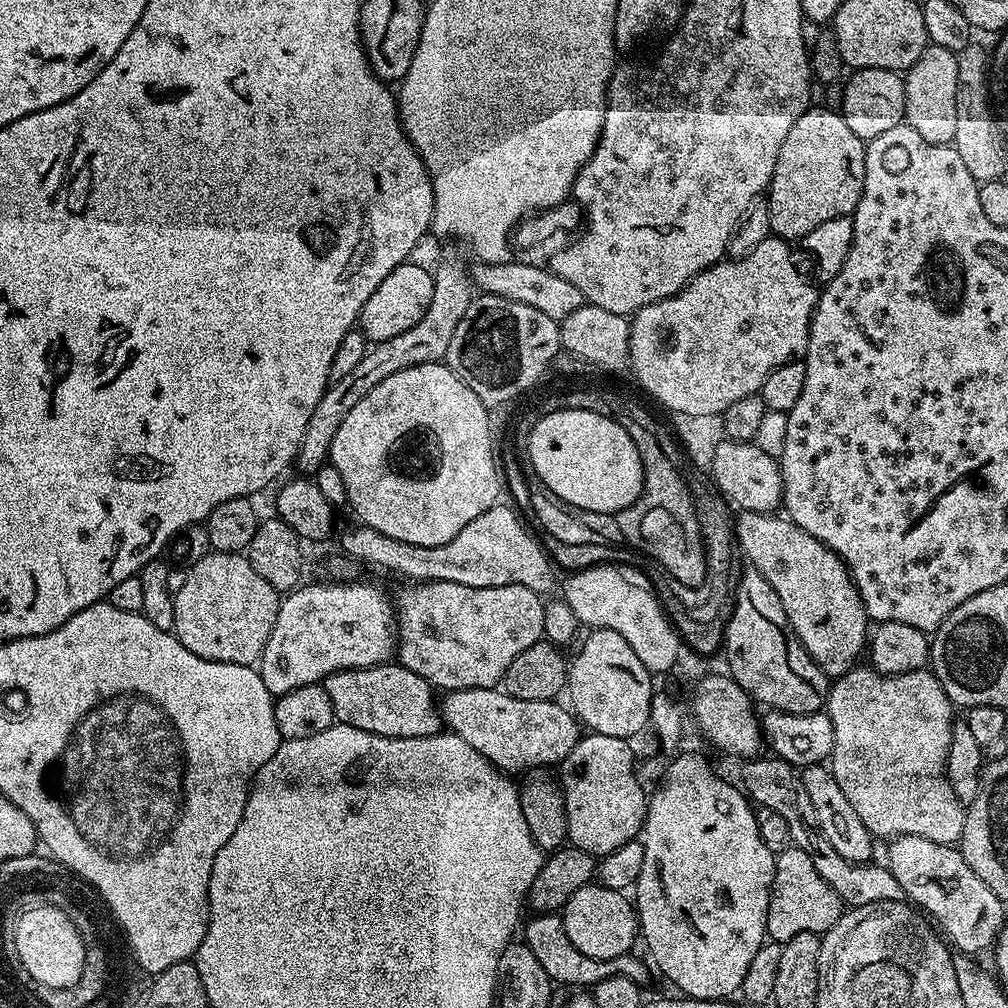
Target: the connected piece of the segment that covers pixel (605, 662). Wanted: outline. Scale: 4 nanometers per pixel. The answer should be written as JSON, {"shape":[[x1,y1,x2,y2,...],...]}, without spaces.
{"shape":[[593,629,587,634,589,636,585,638,584,645,577,650,576,657,570,660,567,703,589,733,597,732,623,740,633,738,650,724,653,673,642,666,638,654,630,650,630,642,626,642,622,634,604,629]]}

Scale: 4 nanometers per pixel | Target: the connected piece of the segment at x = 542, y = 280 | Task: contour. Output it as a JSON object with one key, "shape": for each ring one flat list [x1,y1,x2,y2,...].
{"shape":[[509,258,504,264,476,262,473,265,470,268,470,279,481,293,534,306,534,310,542,310,546,318,557,322,578,311,586,302,582,290,578,290,578,286,571,282,566,282,566,278,557,276,551,267,539,268,536,264,523,264,516,258]]}

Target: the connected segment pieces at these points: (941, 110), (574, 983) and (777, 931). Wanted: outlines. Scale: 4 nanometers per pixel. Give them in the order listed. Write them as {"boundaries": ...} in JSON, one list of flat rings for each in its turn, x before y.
{"boundaries":[[[937,44,924,49,904,76,904,120,926,142,951,145,954,129,958,127,958,56]],[[536,914,531,917,533,920,528,925,525,923,523,943,527,944,530,954,538,958,542,970,546,970,548,977,552,979,553,985,569,984,572,990,592,990,598,982,602,982,611,976,630,978,635,984,647,985,649,965,636,957,636,954,619,956,613,960,602,958,590,958,582,954,582,950,574,950,574,942,566,934,563,915,560,914]],[[791,846,777,855,774,866,774,882,768,903,767,939,772,942,783,942,794,938,794,934,814,932,823,934,830,929,844,915,846,905,834,894,834,890,818,874,814,862,810,862,810,854,806,850]]]}

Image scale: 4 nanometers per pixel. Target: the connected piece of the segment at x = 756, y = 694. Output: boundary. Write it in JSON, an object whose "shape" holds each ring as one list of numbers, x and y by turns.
{"shape":[[755,570,739,577,736,585,736,604,732,608,732,617,728,619,728,628,722,639,722,652,728,655,728,668,732,679,746,690,757,705,777,712,790,714,810,714,819,712,828,703,830,678,810,658,810,654,802,646,802,642,794,634,790,626,790,618,786,618,786,610,782,610,782,602,778,602,778,594,774,594,774,586,762,578]]}

